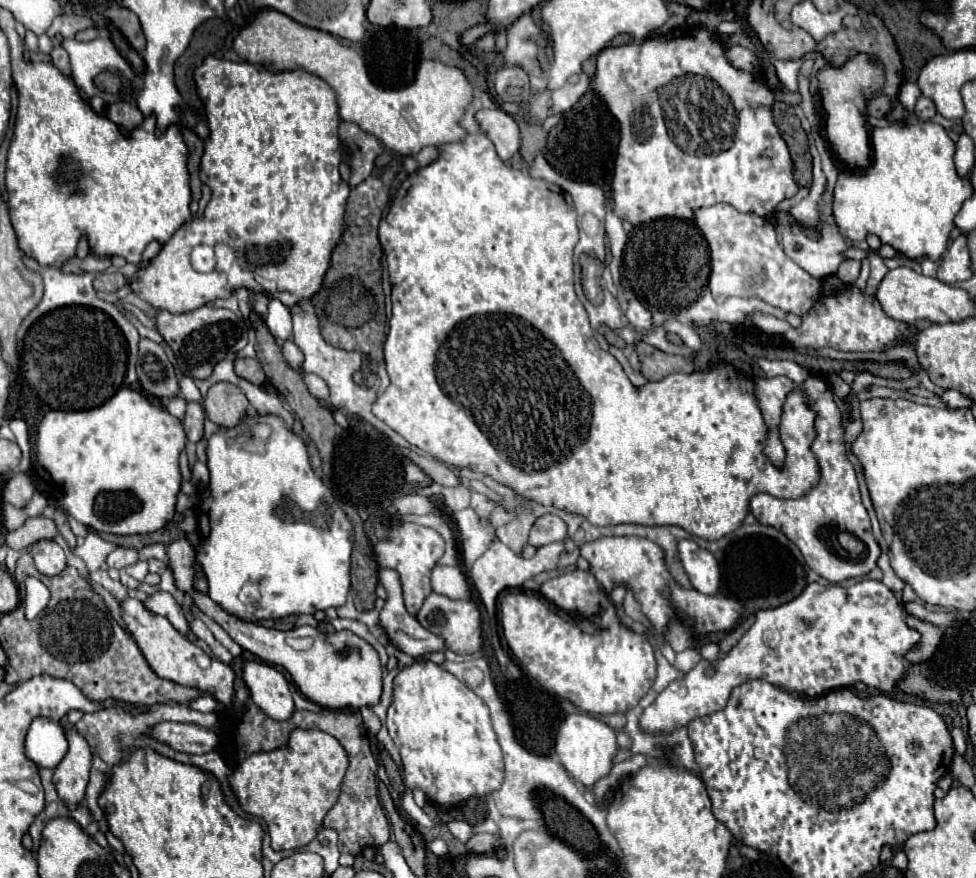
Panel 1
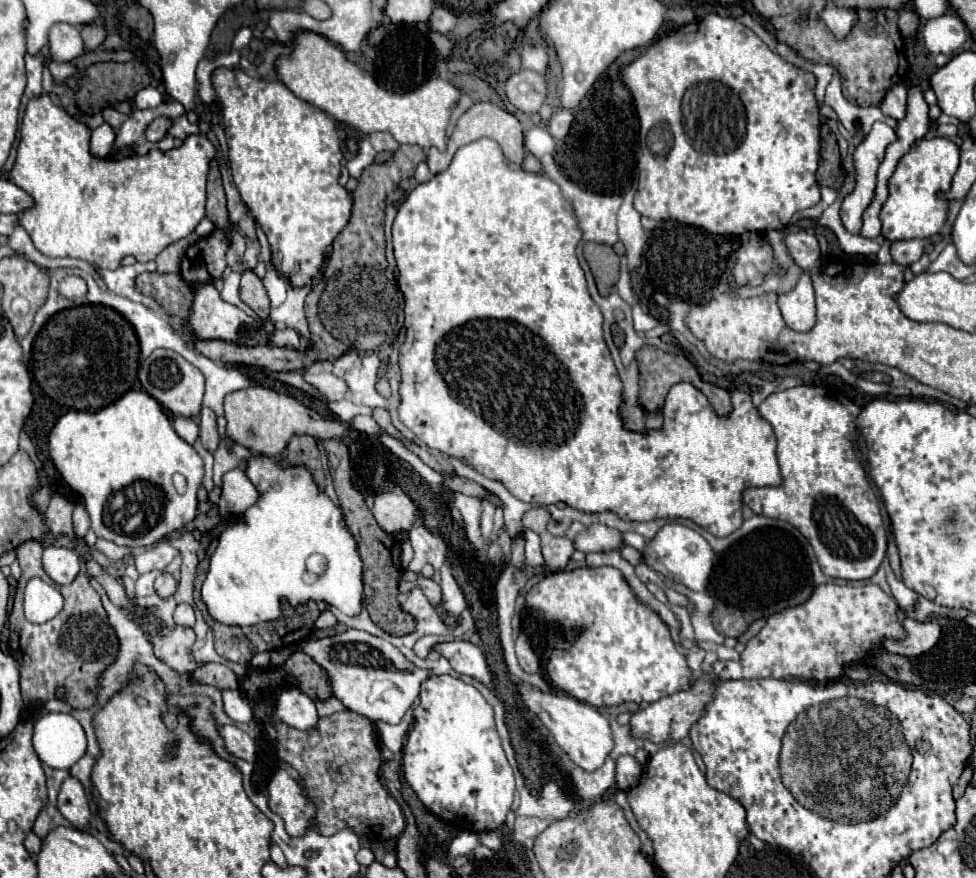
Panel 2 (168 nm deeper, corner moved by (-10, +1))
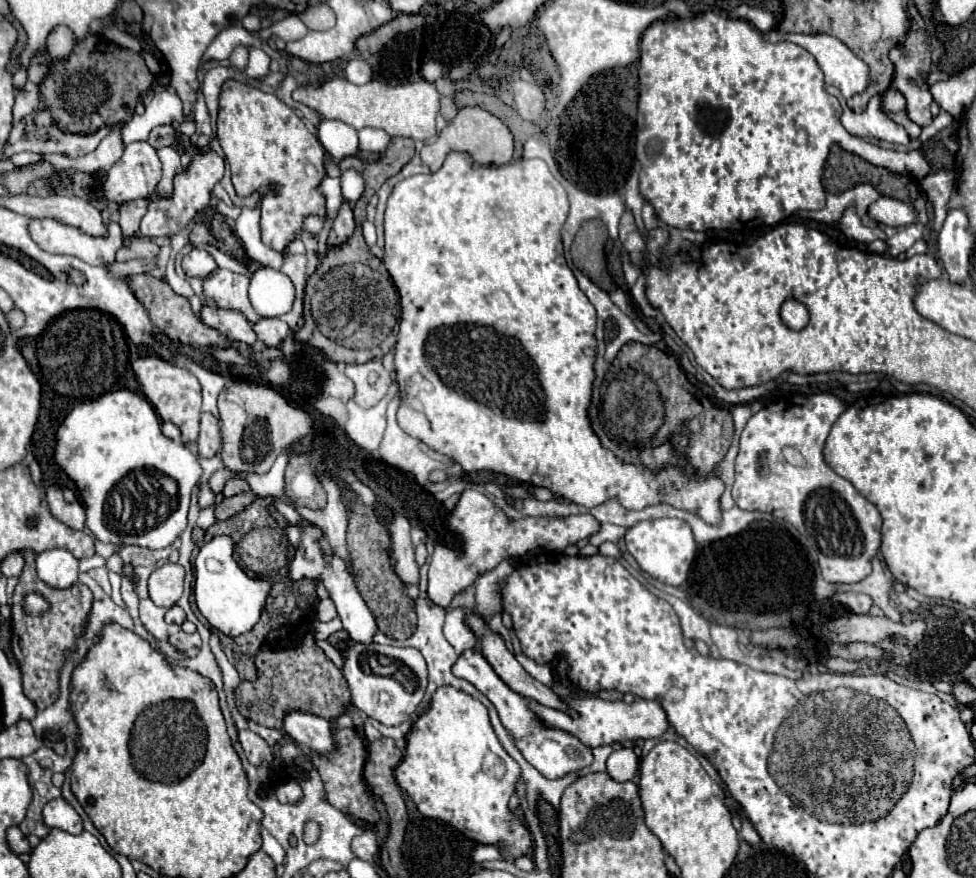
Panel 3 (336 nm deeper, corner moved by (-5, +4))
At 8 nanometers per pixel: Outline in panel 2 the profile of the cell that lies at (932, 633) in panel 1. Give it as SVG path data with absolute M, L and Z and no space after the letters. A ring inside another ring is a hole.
M904 619L902 625L906 629L906 639L902 641L886 639L882 643L886 651L904 655L904 657L918 657L926 653L928 649L932 649L932 645L936 645L936 641L940 639L940 625L934 621L918 623L914 619Z

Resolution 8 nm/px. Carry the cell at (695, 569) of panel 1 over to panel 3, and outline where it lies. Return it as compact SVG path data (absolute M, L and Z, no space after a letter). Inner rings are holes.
M659 518L659 520L643 520L627 528L625 544L629 554L637 560L639 568L647 572L651 578L669 584L681 586L691 570L695 558L695 540L687 522L679 518Z

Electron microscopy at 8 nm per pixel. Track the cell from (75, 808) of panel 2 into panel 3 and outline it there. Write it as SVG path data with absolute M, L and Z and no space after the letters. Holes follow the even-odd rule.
M55 798L43 806L43 824L47 828L61 828L69 834L83 832L83 822L79 814L63 798Z

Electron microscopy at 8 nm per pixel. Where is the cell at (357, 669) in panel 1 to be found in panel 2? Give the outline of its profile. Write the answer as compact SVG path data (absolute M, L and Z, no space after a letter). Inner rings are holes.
M348 629L346 633L348 651L342 649L342 635L324 637L324 639L308 639L296 645L296 651L306 653L316 661L332 687L332 695L350 711L368 717L370 721L386 721L398 723L402 715L412 707L414 699L420 693L422 681L430 675L426 669L414 667L390 641L382 637L370 635L360 629Z

